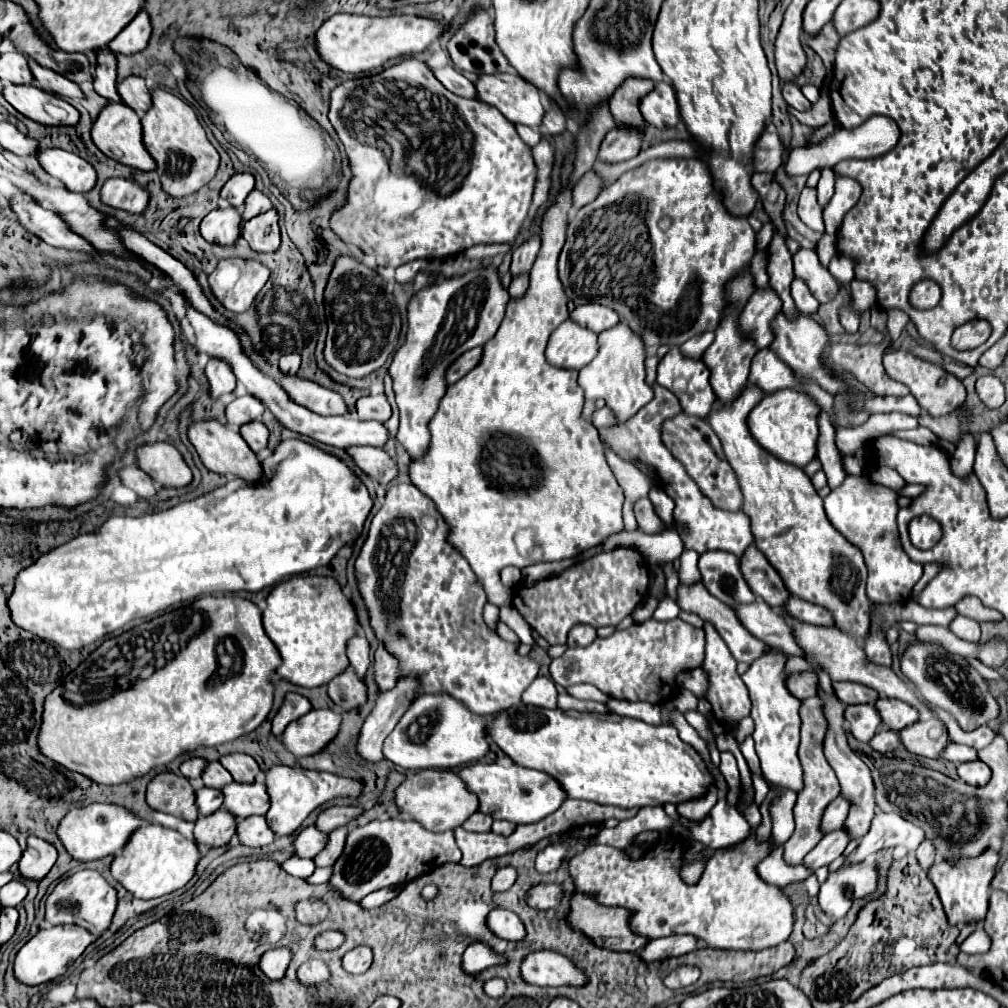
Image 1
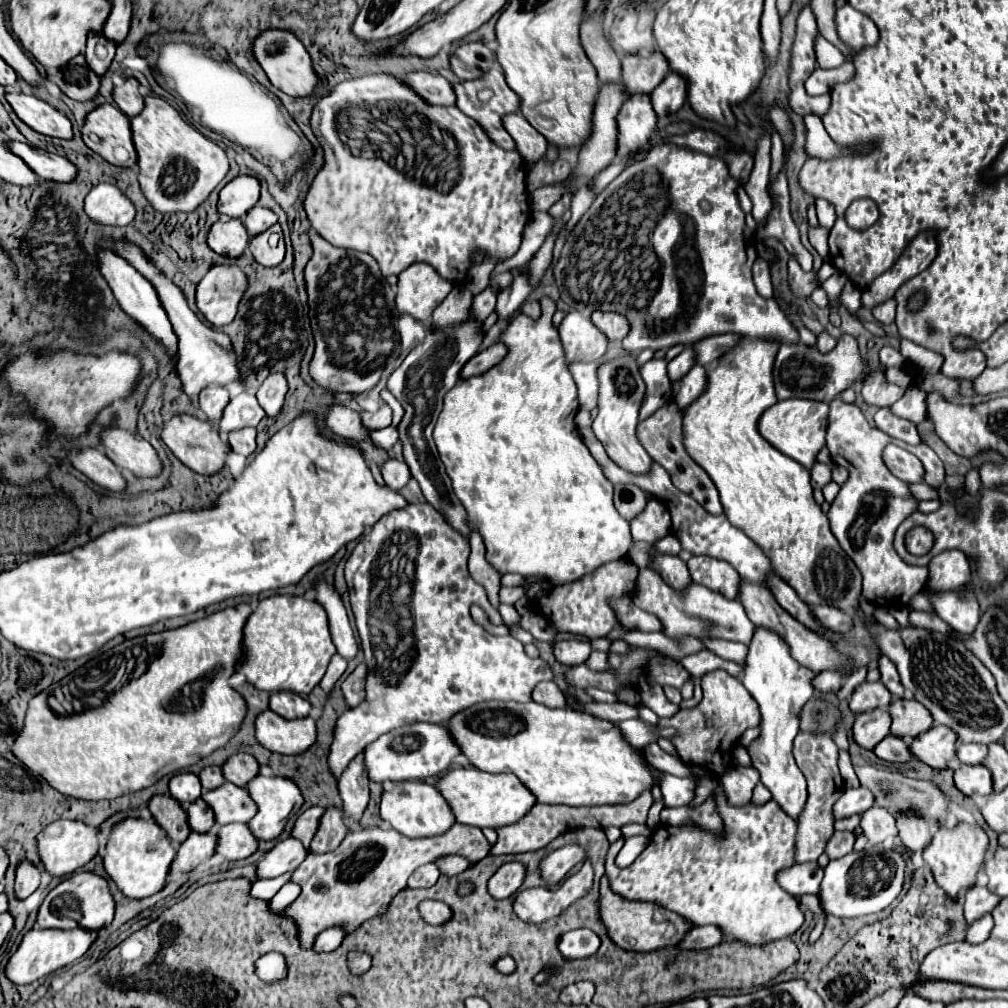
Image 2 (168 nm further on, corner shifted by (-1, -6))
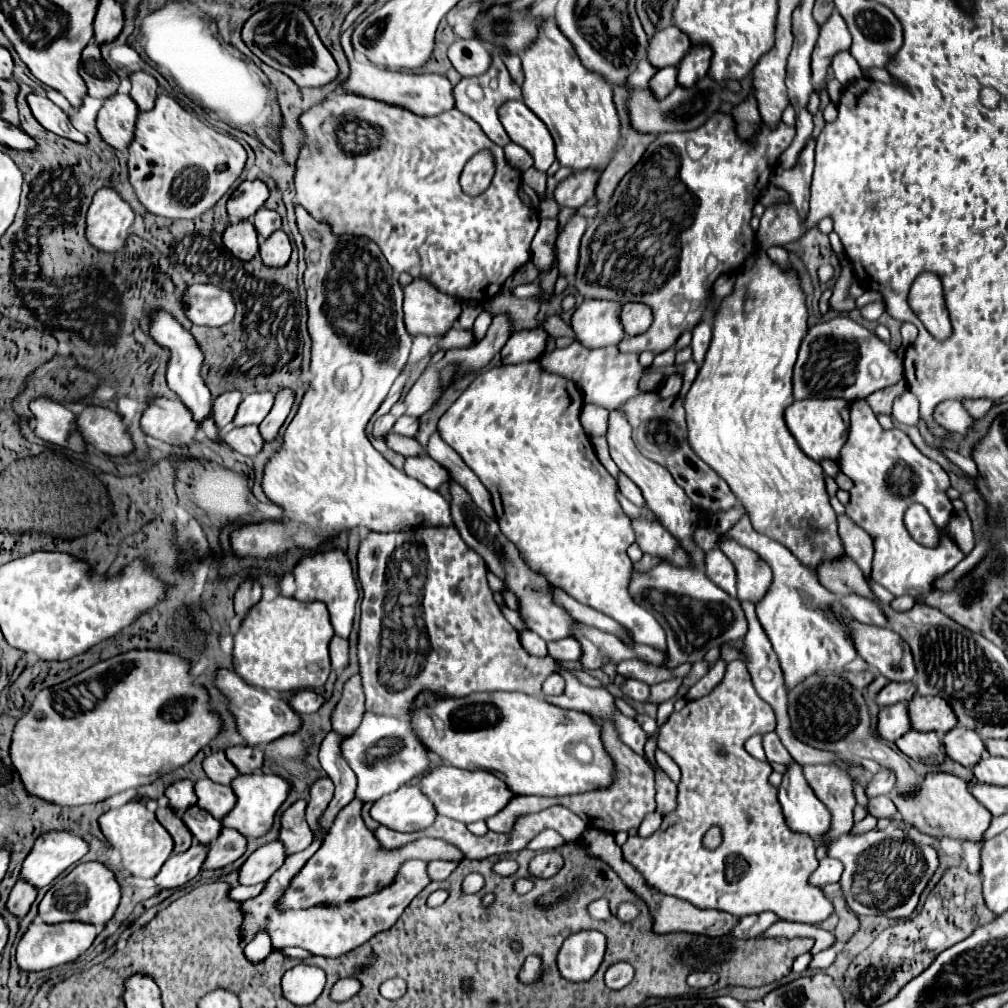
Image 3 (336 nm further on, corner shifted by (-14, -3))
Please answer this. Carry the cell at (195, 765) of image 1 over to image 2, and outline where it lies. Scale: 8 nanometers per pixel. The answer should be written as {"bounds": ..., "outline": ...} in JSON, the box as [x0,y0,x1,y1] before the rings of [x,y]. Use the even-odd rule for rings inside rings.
{"bounds":[169,774,201,806],"outline":[[[175,774],[169,780],[169,794],[171,798],[175,798],[181,806],[187,806],[191,802],[195,802],[201,796],[201,784],[199,778],[195,774]]]}

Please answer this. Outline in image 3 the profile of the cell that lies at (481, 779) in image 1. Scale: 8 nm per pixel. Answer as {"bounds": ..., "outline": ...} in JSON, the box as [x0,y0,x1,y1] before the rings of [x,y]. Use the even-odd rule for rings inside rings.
{"bounds":[420,765,512,823],"outline":[[[442,765],[432,769],[420,783],[420,789],[428,795],[428,799],[434,803],[438,815],[462,821],[462,823],[474,823],[474,821],[486,821],[492,815],[496,815],[496,811],[500,811],[502,807],[508,805],[508,801],[512,799],[512,789],[494,773],[490,771],[468,771],[468,769],[460,769],[460,767],[452,767],[452,765]]]}

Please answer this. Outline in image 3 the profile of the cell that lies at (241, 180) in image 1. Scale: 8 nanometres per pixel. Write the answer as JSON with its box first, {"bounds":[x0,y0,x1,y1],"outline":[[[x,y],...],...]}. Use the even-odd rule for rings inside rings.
{"bounds":[228,181,268,219],"outline":[[[244,181],[228,199],[228,215],[238,219],[252,217],[268,199],[268,187],[264,181]]]}

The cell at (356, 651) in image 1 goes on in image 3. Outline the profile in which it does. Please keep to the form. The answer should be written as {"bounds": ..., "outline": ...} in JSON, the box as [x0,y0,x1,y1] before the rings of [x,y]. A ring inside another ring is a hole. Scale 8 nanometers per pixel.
{"bounds":[294,549,358,639],"outline":[[[330,549],[330,551],[316,551],[312,557],[304,557],[296,567],[294,567],[294,581],[298,585],[296,589],[296,599],[300,601],[322,601],[326,603],[332,619],[334,633],[348,639],[356,615],[356,601],[358,601],[358,589],[354,583],[352,567],[348,557],[344,555],[342,549]]]}

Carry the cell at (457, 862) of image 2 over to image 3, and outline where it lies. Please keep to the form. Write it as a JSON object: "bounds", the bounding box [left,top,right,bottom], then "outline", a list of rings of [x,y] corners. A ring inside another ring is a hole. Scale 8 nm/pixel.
{"bounds":[282,799,466,909],"outline":[[[354,799],[352,803],[348,803],[348,807],[340,809],[340,815],[336,815],[320,851],[292,879],[292,885],[284,893],[282,909],[312,907],[316,903],[340,903],[340,901],[370,895],[376,889],[392,883],[396,871],[408,859],[422,857],[422,861],[426,863],[436,859],[452,861],[452,863],[464,861],[466,855],[462,855],[458,847],[452,847],[452,843],[444,839],[432,839],[432,837],[422,837],[398,851],[380,849],[374,833],[366,827],[362,819],[362,805],[364,803],[360,803],[360,799]]]}

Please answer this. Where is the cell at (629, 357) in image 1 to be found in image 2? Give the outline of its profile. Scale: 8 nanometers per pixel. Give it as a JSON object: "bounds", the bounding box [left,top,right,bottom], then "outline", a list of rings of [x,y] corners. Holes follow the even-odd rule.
{"bounds":[593,354,651,474],"outline":[[[631,354],[619,358],[619,362],[609,362],[599,368],[599,414],[593,420],[593,432],[605,446],[607,456],[623,470],[631,474],[647,474],[651,470],[651,458],[639,446],[635,438],[635,426],[639,416],[639,402],[643,400],[643,380],[639,378],[639,366]]]}

